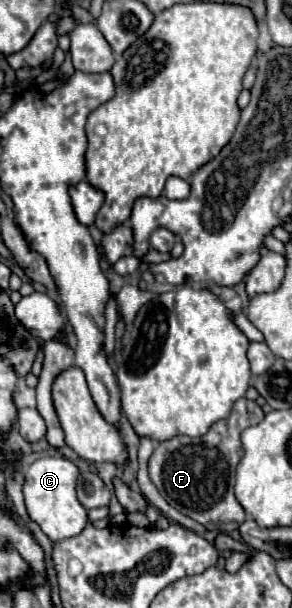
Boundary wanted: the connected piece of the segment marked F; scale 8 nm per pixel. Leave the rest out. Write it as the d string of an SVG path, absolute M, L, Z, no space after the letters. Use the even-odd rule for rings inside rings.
M241 398L235 402L233 412L229 418L215 422L207 434L199 436L199 438L189 438L189 436L173 436L169 440L163 440L155 446L151 458L149 458L149 478L151 482L157 486L157 490L161 492L161 496L179 512L183 512L185 516L201 522L201 524L223 524L223 522L237 522L241 524L247 514L243 510L243 506L237 502L233 488L235 488L235 468L237 462L241 458L241 448L239 448L239 434L253 426L259 424L259 420L263 420L263 410L255 400L247 400Z

